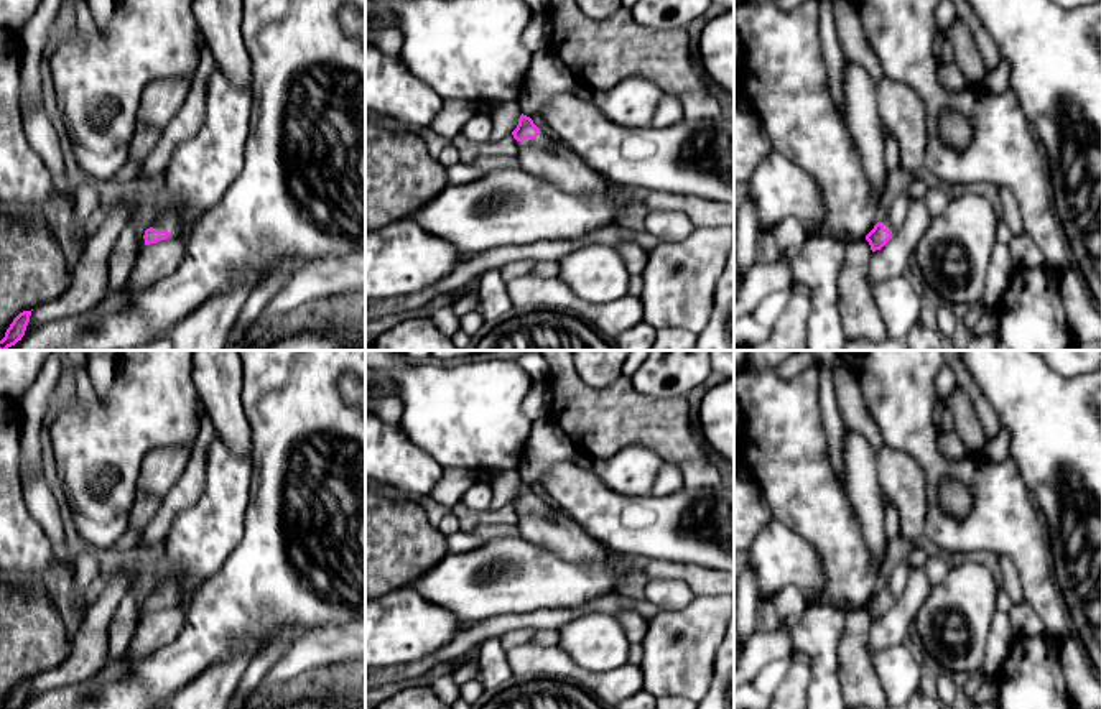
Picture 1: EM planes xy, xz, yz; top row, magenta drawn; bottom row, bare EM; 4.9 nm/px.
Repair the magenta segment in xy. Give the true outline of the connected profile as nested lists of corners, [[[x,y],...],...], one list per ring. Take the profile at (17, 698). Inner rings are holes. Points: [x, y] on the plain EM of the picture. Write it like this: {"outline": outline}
{"outline": [[[31,679],[20,681],[5,701],[2,709],[21,709],[30,691]]]}

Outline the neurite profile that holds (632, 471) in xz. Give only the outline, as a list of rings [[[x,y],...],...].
[[[632,444],[612,457],[592,457],[581,452],[576,456],[574,464],[594,472],[607,489],[635,497],[652,494],[665,461],[647,446]]]

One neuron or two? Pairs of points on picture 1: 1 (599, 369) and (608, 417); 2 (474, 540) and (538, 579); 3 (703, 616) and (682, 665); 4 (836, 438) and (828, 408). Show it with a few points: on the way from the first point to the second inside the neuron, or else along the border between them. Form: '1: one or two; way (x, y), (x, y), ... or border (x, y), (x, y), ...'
1: two; border (573, 367), (593, 387), (608, 387), (621, 375)
2: two; border (487, 542), (466, 551), (448, 551)
3: one; way (700, 627), (682, 645), (682, 653)
4: one; way (836, 431), (831, 415)

